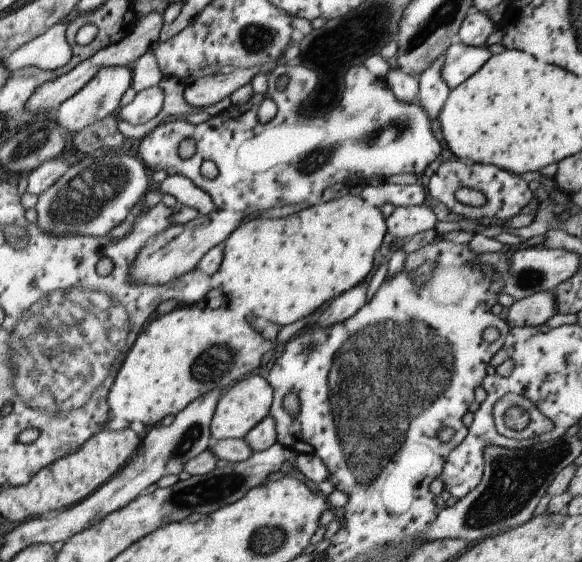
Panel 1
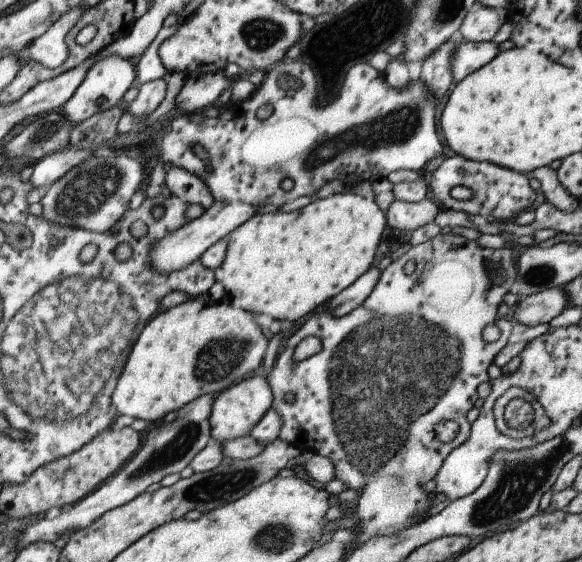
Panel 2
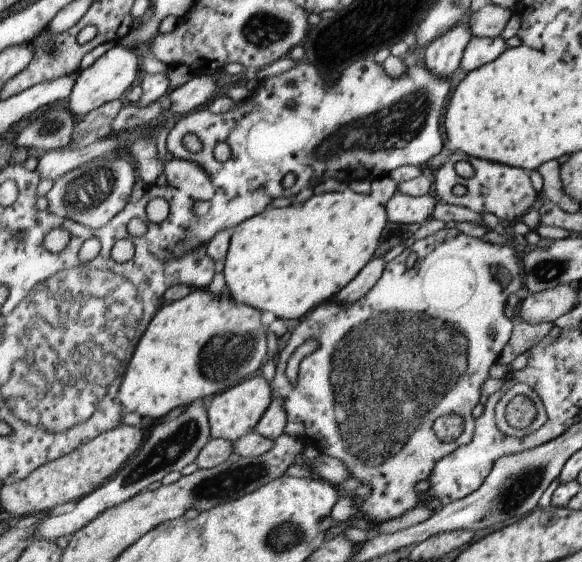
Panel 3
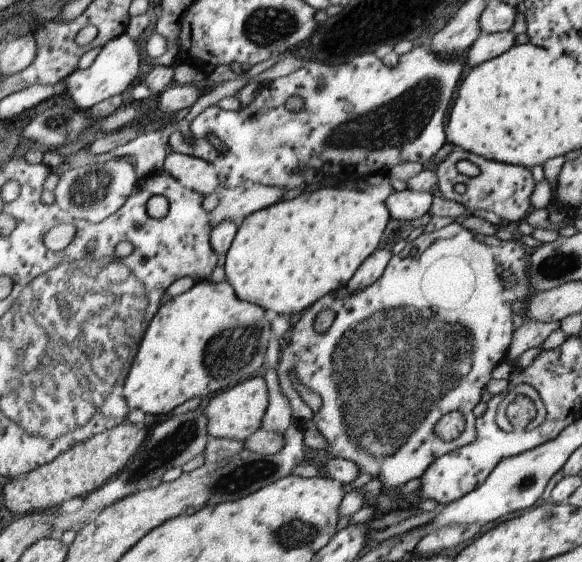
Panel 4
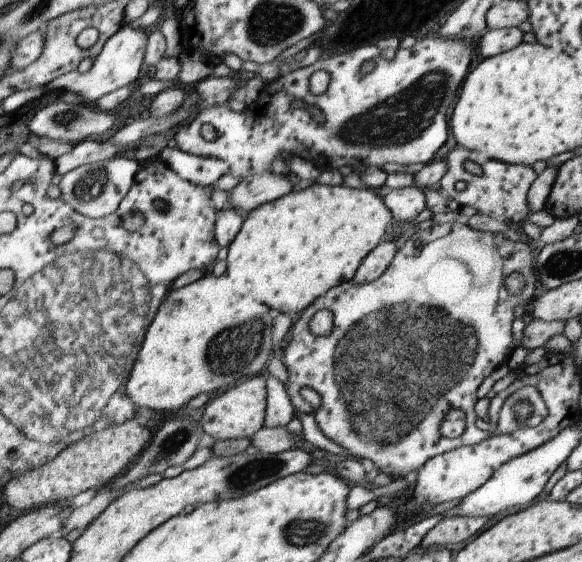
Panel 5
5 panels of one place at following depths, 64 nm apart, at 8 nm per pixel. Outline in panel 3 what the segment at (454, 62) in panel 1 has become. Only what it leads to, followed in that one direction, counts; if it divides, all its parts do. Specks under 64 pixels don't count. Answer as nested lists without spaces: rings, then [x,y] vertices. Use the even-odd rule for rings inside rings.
[[[500,35],[491,37],[475,37],[467,45],[467,50],[461,61],[461,68],[470,73],[481,66],[497,60],[502,54],[507,52],[507,44]]]

